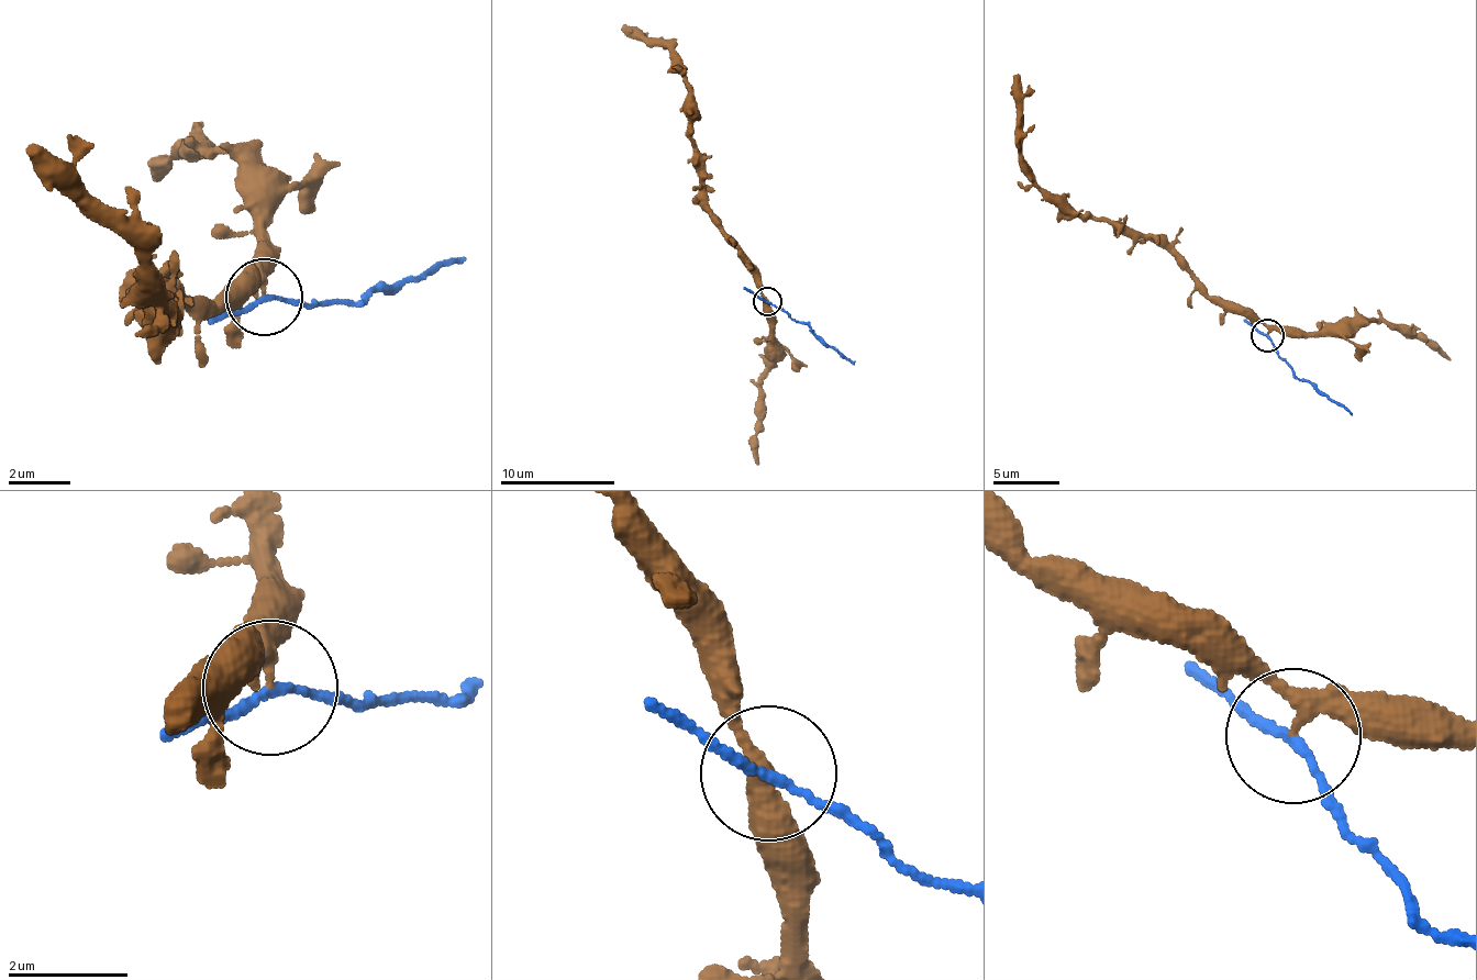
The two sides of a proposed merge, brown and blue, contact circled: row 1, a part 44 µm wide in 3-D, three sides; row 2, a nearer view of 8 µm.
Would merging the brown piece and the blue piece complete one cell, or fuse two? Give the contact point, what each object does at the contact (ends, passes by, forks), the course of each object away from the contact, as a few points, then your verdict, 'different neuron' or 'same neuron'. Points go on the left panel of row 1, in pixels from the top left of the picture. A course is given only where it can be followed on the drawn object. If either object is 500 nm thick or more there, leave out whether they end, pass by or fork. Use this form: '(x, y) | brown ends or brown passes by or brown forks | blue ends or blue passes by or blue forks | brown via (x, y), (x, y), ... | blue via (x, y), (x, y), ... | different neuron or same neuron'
(264, 297) | brown passes by | blue passes by | brown via (262, 300), (155, 288), (150, 324), (164, 300), (139, 247), (33, 152) | blue via (262, 300), (359, 302), (467, 257) | different neuron

